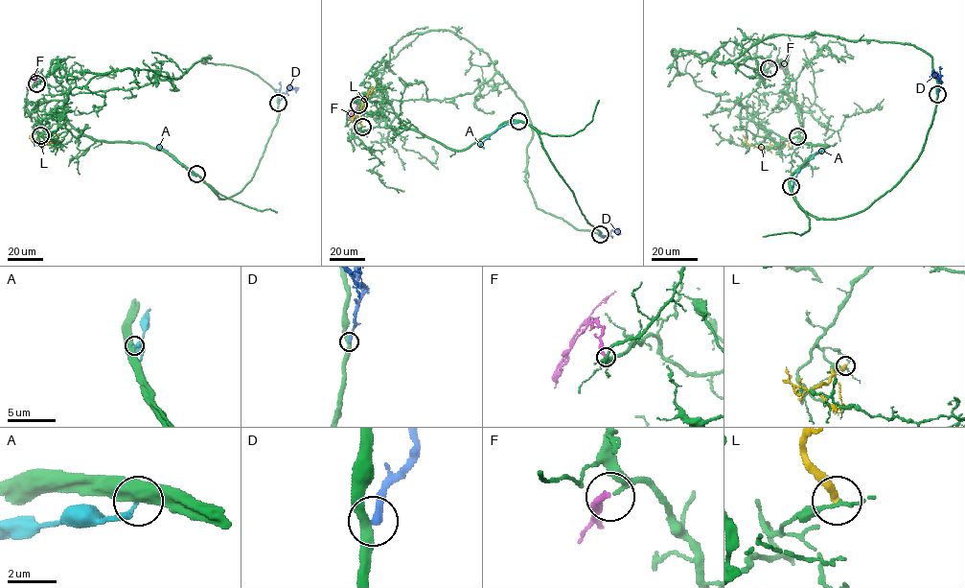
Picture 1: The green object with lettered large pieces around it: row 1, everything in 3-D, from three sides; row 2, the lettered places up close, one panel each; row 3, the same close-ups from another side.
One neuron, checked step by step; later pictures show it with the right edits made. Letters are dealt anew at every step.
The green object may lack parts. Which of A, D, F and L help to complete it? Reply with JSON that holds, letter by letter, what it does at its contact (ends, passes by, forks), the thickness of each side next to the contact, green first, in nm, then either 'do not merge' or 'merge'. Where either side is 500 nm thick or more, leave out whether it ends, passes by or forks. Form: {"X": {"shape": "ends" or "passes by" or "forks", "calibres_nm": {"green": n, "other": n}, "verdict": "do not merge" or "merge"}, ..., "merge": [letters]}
{"A": {"calibres_nm": {"green": 500, "other": 190}, "verdict": "do not merge"}, "D": {"shape": "ends", "calibres_nm": {"green": 360, "other": 280}, "verdict": "do not merge"}, "F": {"shape": "ends", "calibres_nm": {"green": 200, "other": 240}, "verdict": "merge"}, "L": {"shape": "ends", "calibres_nm": {"green": 100, "other": 320}, "verdict": "do not merge"}, "merge": ["F"]}

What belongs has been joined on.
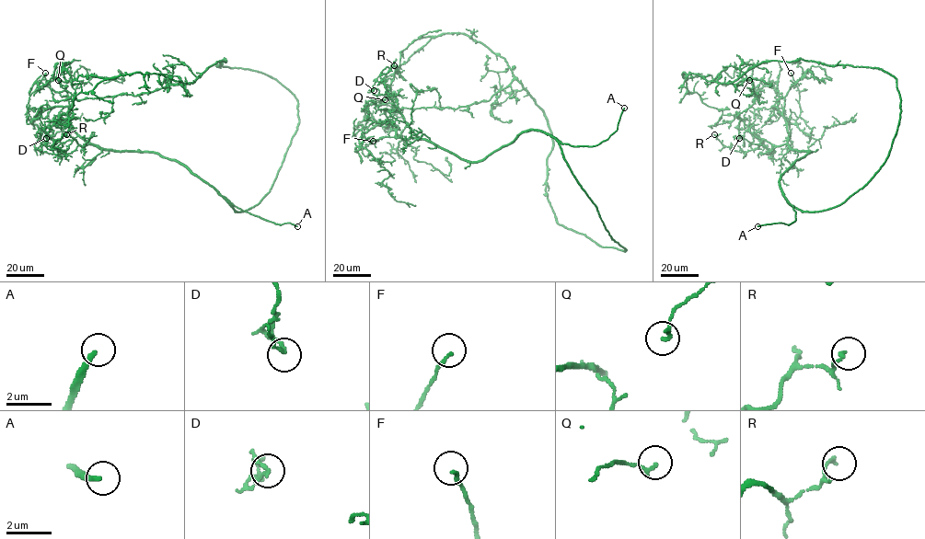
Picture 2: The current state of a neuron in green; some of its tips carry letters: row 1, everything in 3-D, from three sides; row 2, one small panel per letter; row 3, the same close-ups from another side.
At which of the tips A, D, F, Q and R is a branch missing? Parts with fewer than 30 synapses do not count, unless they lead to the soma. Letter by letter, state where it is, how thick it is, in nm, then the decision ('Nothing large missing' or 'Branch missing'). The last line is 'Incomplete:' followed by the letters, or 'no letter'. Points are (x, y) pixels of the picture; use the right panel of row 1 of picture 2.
A: Place: (757, 226). Thickness 240 nm. Branch missing
D: Place: (739, 138). Thickness 120 nm. Nothing large missing
F: Place: (791, 73). Thickness 160 nm. Nothing large missing
Q: Place: (749, 80). Thickness 170 nm. Nothing large missing
R: Place: (714, 134). Thickness 150 nm. Nothing large missing
Incomplete: A

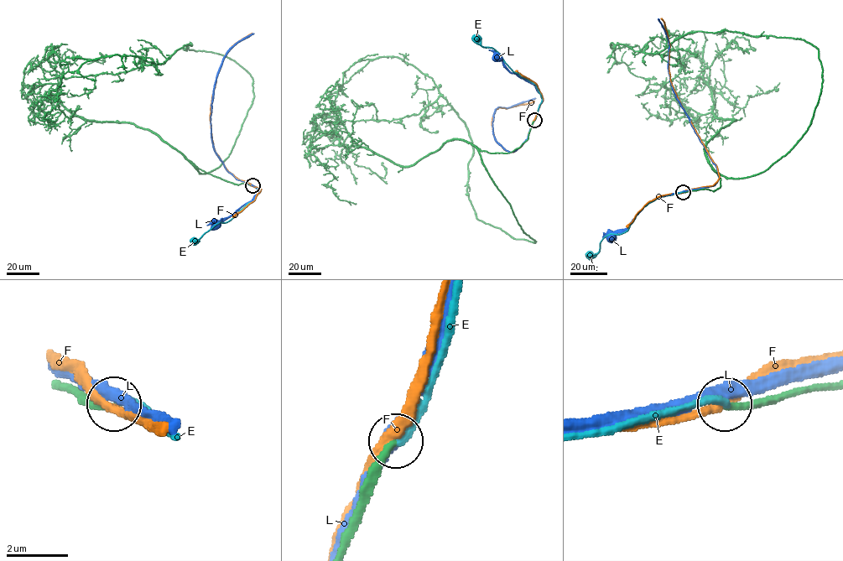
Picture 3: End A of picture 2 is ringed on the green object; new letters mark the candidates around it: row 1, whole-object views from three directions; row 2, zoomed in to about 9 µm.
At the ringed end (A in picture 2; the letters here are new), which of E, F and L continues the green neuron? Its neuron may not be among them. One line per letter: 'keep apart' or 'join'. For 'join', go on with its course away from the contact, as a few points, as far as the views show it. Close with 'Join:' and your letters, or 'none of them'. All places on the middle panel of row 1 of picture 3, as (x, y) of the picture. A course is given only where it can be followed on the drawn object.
E: join | via (534, 121), (541, 101), (537, 87), (512, 70), (491, 48), (483, 47), (476, 37)
F: keep apart
L: keep apart
Join: E

